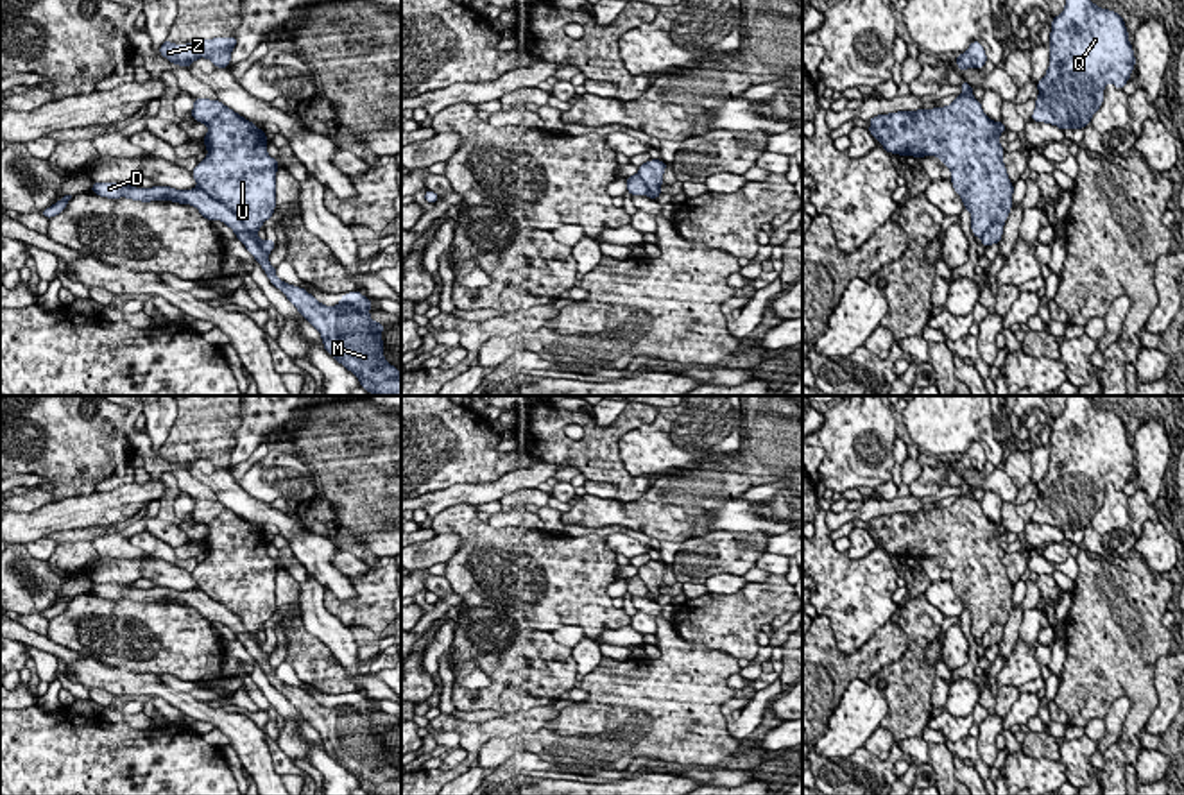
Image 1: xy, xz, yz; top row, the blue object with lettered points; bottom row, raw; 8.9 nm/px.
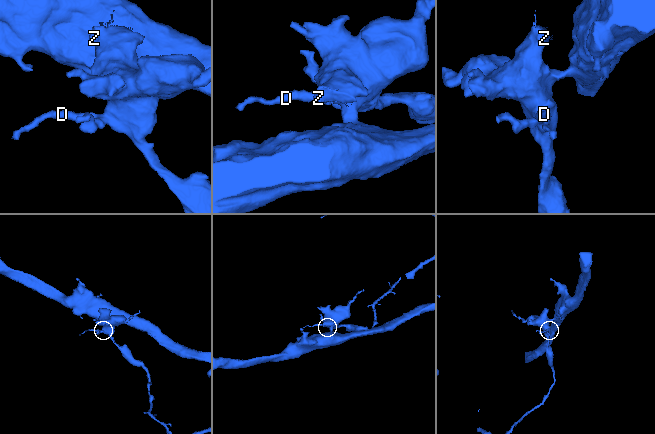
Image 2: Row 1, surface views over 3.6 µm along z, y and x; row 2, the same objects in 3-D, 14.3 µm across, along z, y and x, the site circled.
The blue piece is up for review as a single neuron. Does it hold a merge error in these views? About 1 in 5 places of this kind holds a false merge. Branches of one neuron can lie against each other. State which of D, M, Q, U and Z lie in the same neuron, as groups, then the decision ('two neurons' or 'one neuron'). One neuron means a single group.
D M / Q U Z | two neurons

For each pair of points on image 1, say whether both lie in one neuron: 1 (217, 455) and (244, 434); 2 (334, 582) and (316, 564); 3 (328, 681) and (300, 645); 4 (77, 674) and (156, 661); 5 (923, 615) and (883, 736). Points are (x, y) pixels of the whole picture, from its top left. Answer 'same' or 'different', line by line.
1: different
2: same
3: same
4: different
5: different

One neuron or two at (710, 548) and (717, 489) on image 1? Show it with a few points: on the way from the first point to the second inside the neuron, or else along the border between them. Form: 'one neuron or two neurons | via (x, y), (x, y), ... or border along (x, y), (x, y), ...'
two neurons | border along (694, 536), (681, 543)

